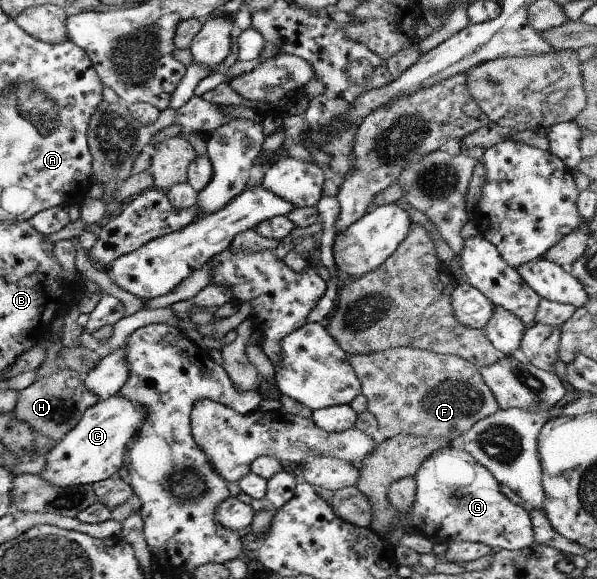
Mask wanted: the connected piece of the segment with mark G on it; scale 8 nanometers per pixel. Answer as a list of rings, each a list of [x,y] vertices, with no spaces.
[[[450,445],[432,452],[420,462],[413,476],[416,483],[414,500],[408,514],[398,514],[400,526],[388,530],[384,537],[394,547],[402,534],[419,533],[432,543],[450,541],[482,543],[492,550],[522,550],[534,543],[529,514],[520,505],[512,504],[500,492],[501,485],[485,466],[476,462],[464,449]]]

